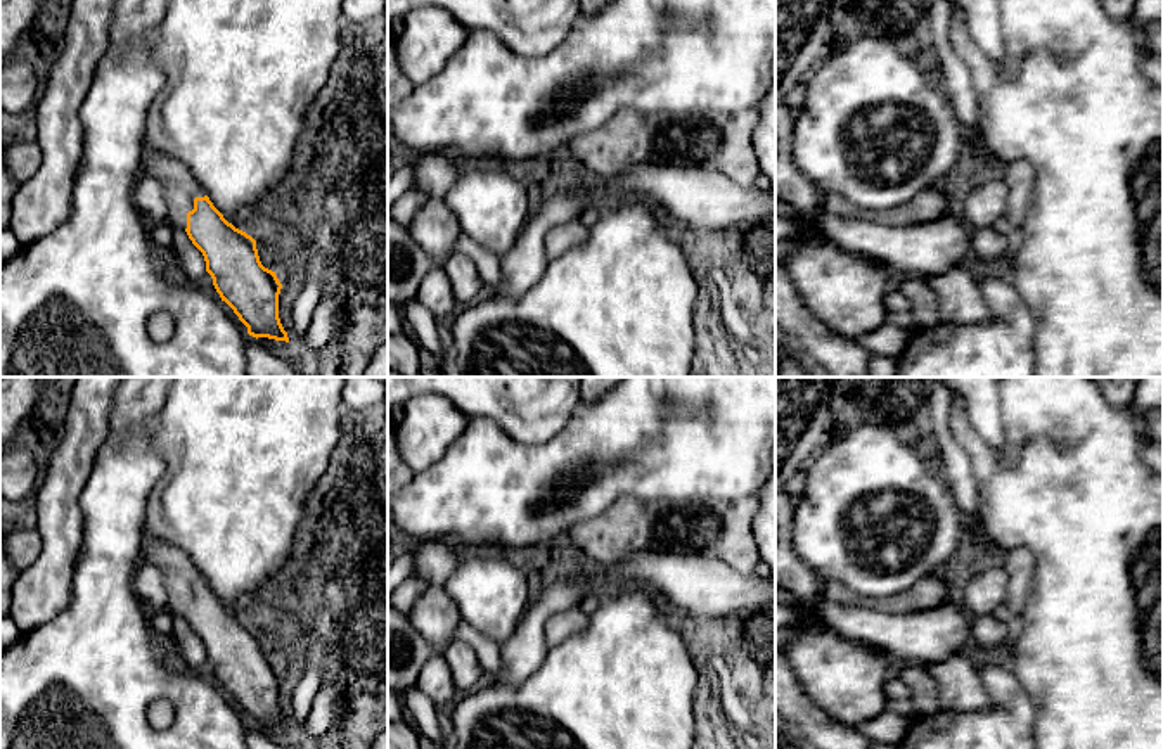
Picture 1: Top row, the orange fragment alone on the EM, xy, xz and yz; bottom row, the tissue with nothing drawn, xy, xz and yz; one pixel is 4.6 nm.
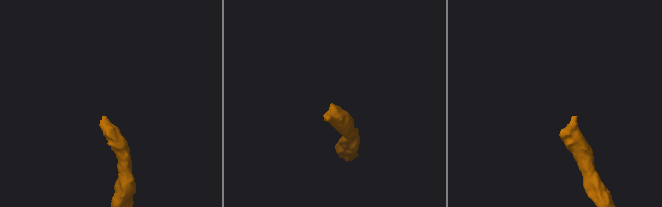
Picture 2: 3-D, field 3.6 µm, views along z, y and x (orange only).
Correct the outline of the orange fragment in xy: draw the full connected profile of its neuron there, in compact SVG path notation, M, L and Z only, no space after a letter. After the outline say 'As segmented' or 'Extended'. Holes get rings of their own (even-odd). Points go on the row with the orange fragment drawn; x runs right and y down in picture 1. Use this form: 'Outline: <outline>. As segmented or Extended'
Outline: M147 147L142 164L145 173L166 183L170 223L183 228L192 244L202 253L206 272L211 275L216 292L247 327L247 334L256 339L268 337L289 342L287 332L279 318L279 294L282 284L275 272L261 265L256 240L223 218L204 189L180 161Z. Extended

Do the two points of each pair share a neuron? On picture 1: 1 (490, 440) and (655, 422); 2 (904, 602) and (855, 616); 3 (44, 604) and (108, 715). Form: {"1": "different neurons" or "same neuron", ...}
{"1": "same neuron", "2": "different neurons", "3": "different neurons"}

